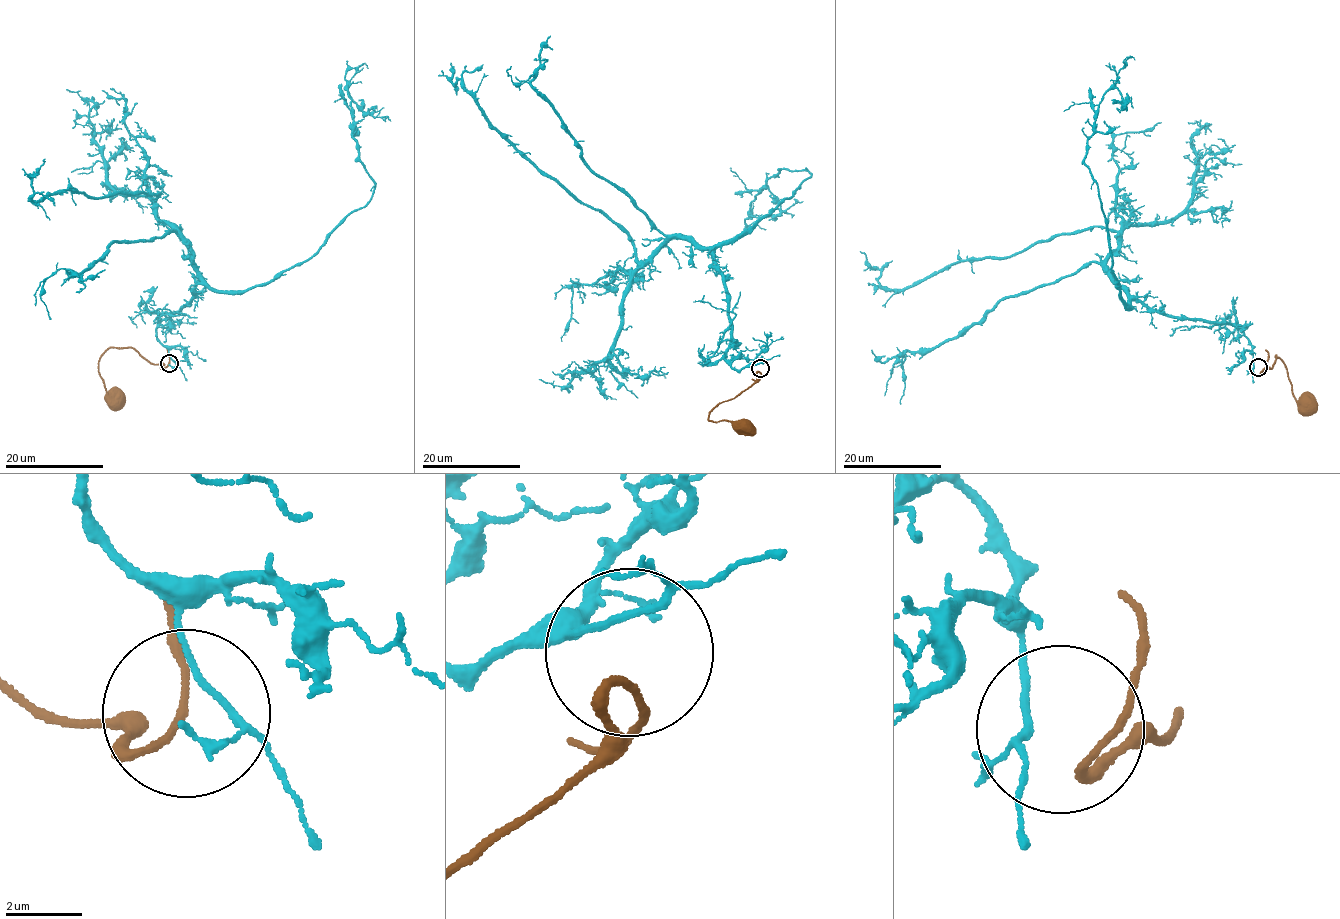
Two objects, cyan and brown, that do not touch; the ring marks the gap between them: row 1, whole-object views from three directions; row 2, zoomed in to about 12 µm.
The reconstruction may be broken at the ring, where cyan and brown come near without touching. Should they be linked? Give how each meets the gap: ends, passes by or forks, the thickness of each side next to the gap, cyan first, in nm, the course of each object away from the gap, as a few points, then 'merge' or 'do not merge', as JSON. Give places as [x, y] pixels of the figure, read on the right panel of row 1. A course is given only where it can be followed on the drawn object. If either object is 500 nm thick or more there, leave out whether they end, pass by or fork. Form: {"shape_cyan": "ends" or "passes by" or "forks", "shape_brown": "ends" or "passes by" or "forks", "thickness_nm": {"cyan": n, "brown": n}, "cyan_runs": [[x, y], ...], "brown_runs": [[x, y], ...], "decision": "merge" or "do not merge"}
{"shape_cyan": "passes by", "shape_brown": "passes by", "thickness_nm": {"cyan": 160, "brown": 180}, "cyan_runs": [[1254, 364], [1236, 328], [1153, 312], [1117, 283], [1118, 233], [1058, 234], [902, 289], [860, 251]], "brown_runs": [[1262, 370], [1261, 373], [1270, 369], [1274, 356], [1280, 358], [1291, 385], [1292, 396], [1304, 406], [1306, 404]], "decision": "merge"}

